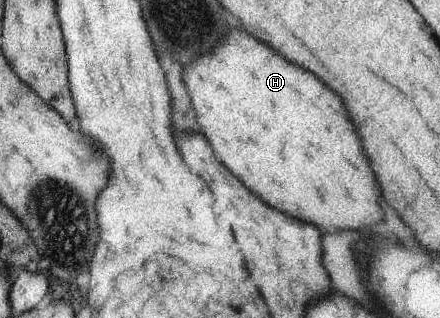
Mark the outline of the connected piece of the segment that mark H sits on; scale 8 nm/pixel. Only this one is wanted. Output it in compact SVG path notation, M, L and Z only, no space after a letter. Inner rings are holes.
M233 28L211 54L185 66L183 82L199 114L201 132L209 140L217 160L265 204L327 232L371 228L383 220L383 208L377 202L381 190L363 154L359 132L343 100L321 84L317 76L293 66L267 44Z

